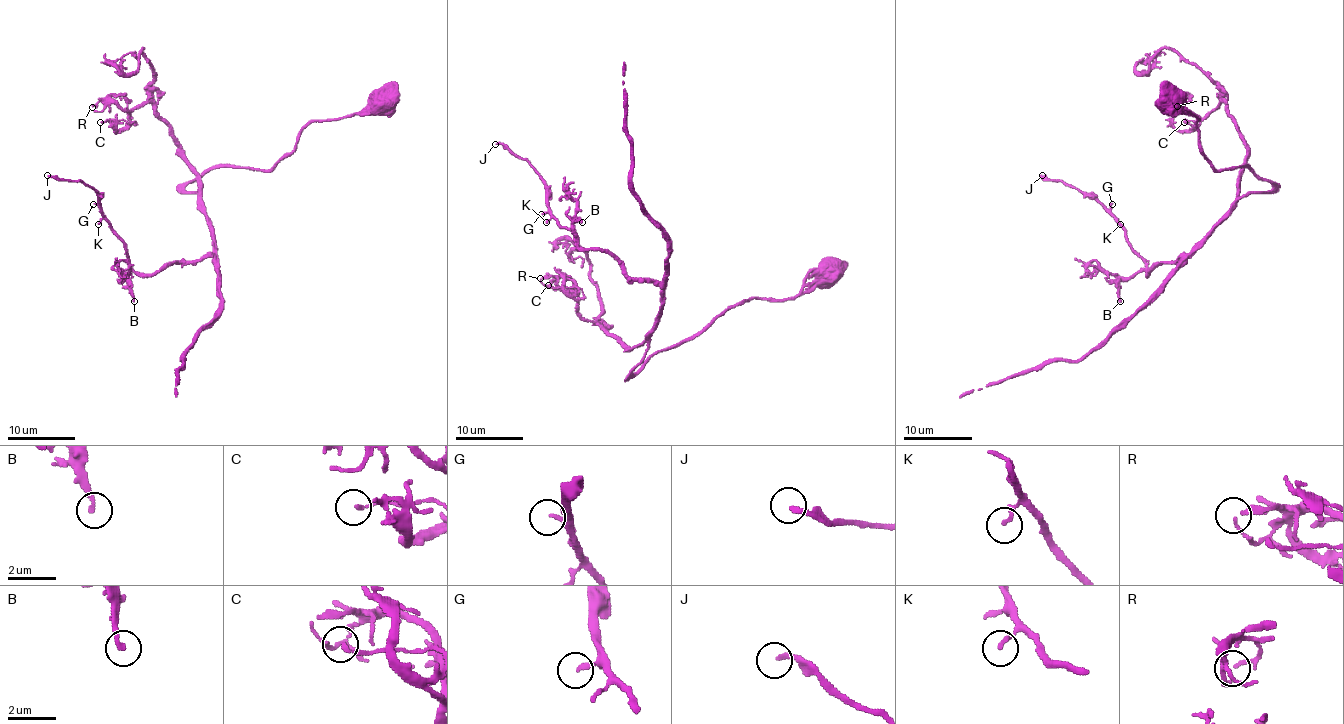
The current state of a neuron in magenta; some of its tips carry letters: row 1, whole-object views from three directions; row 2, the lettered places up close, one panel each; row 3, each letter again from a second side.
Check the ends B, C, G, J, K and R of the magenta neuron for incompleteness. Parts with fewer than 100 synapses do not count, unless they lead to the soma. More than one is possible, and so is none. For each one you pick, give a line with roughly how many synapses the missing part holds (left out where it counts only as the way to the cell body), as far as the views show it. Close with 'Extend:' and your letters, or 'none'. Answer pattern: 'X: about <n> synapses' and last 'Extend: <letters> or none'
Extend: none

